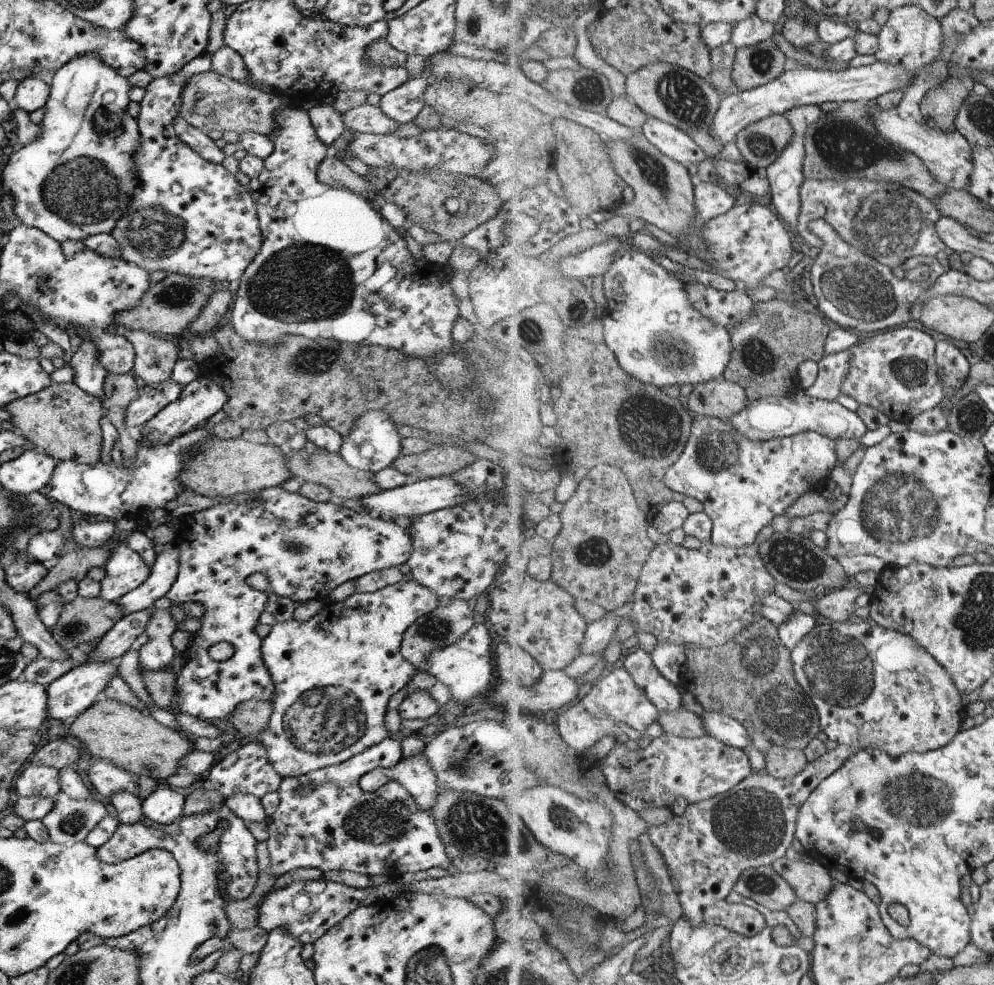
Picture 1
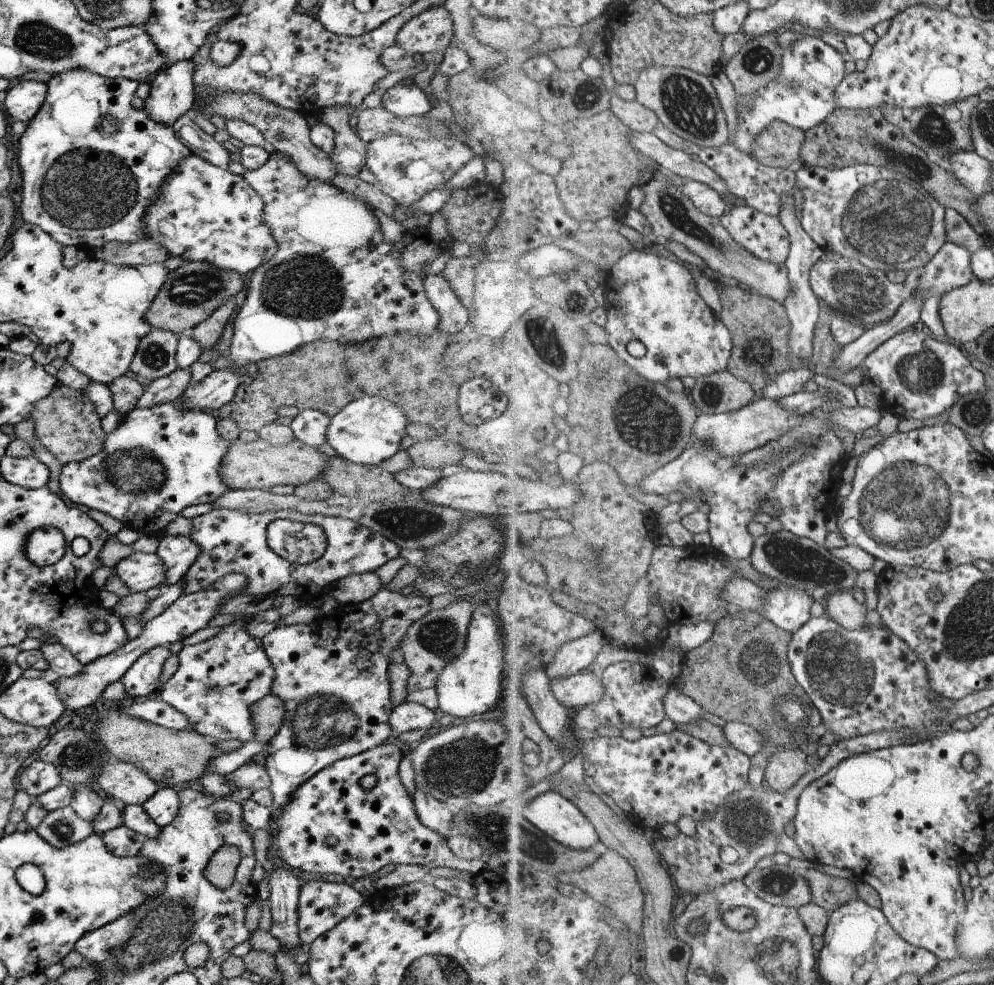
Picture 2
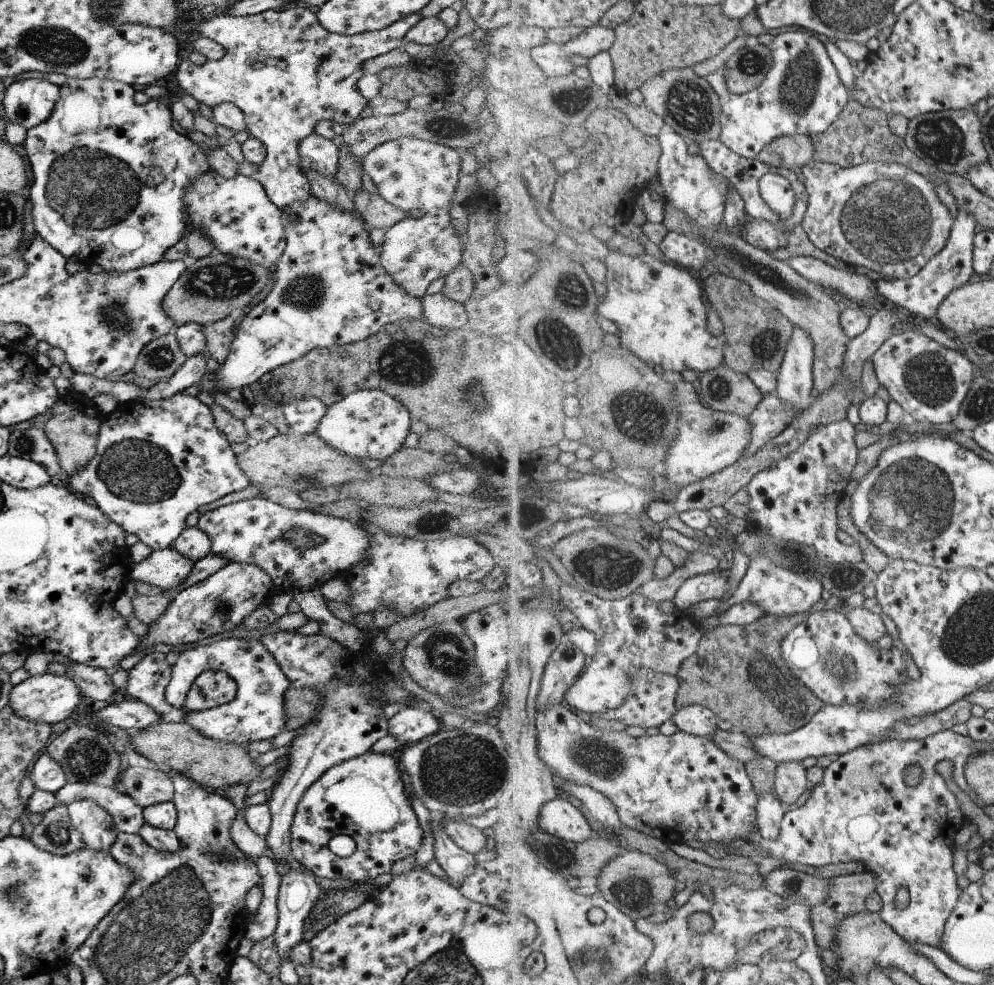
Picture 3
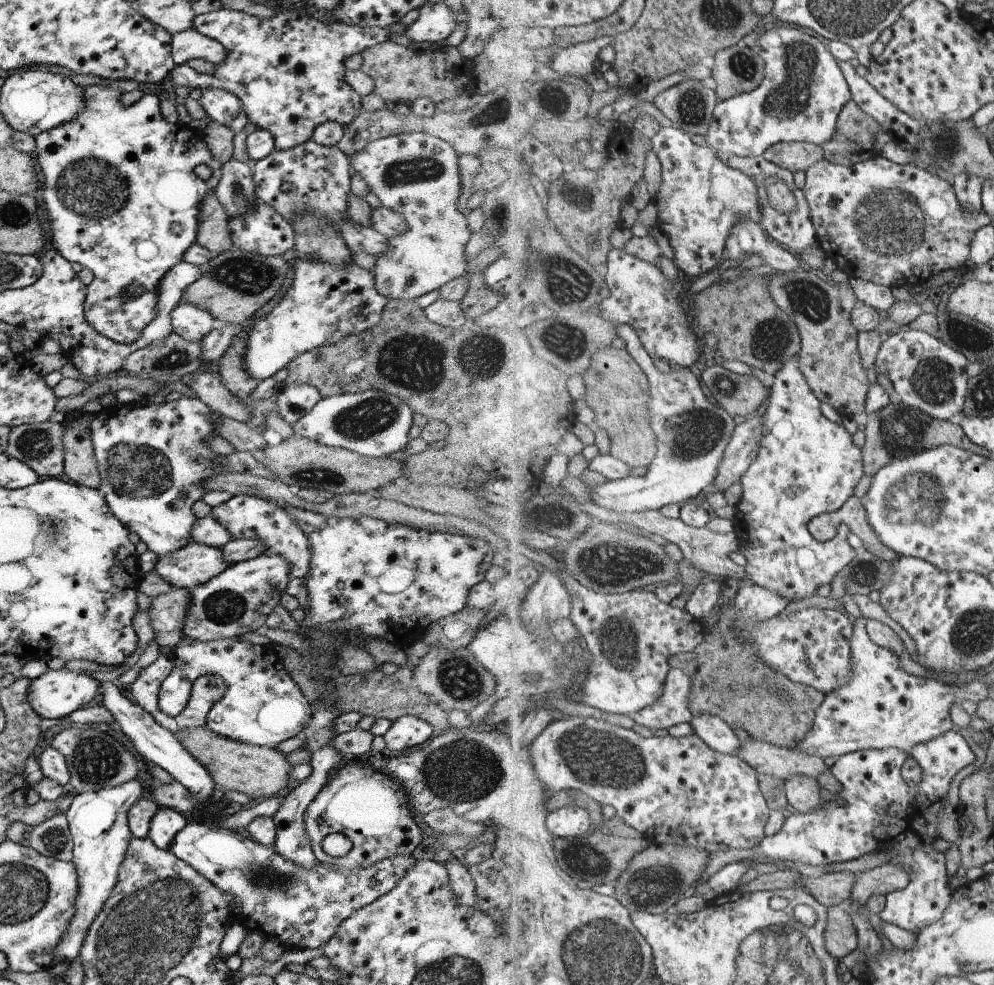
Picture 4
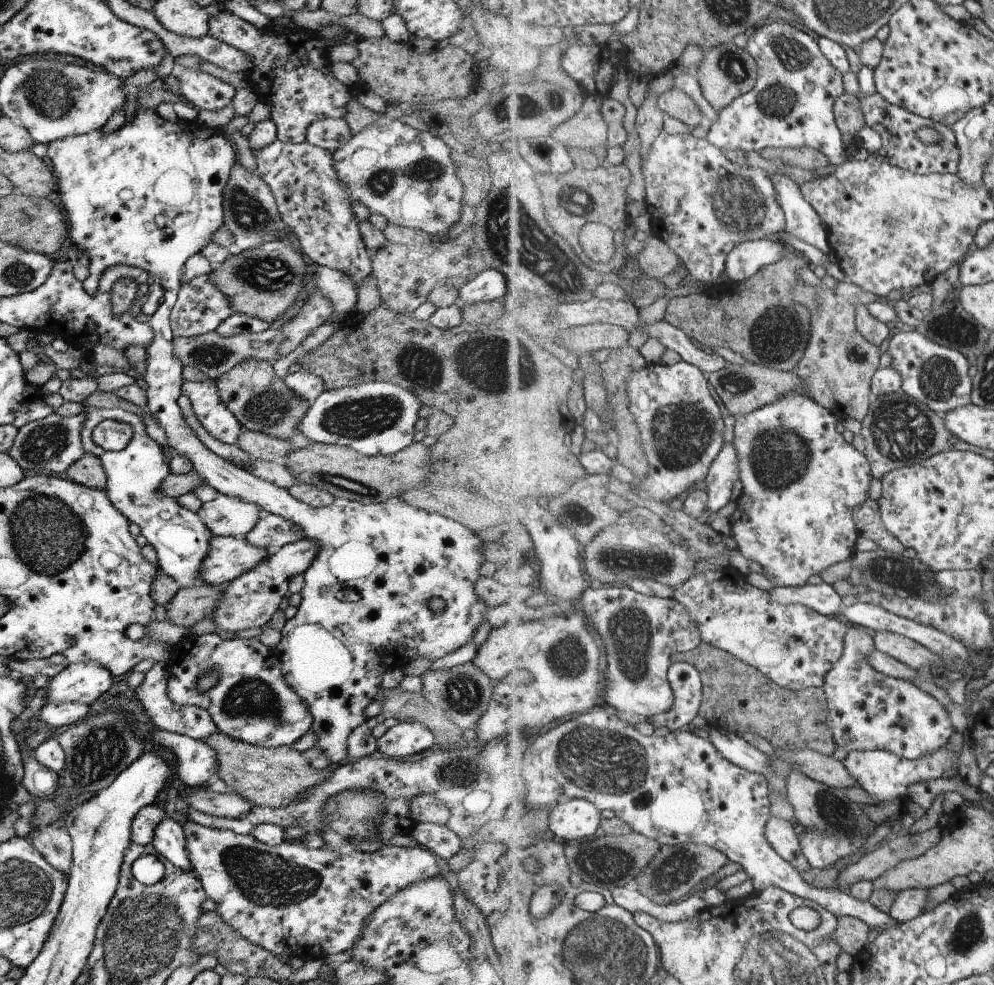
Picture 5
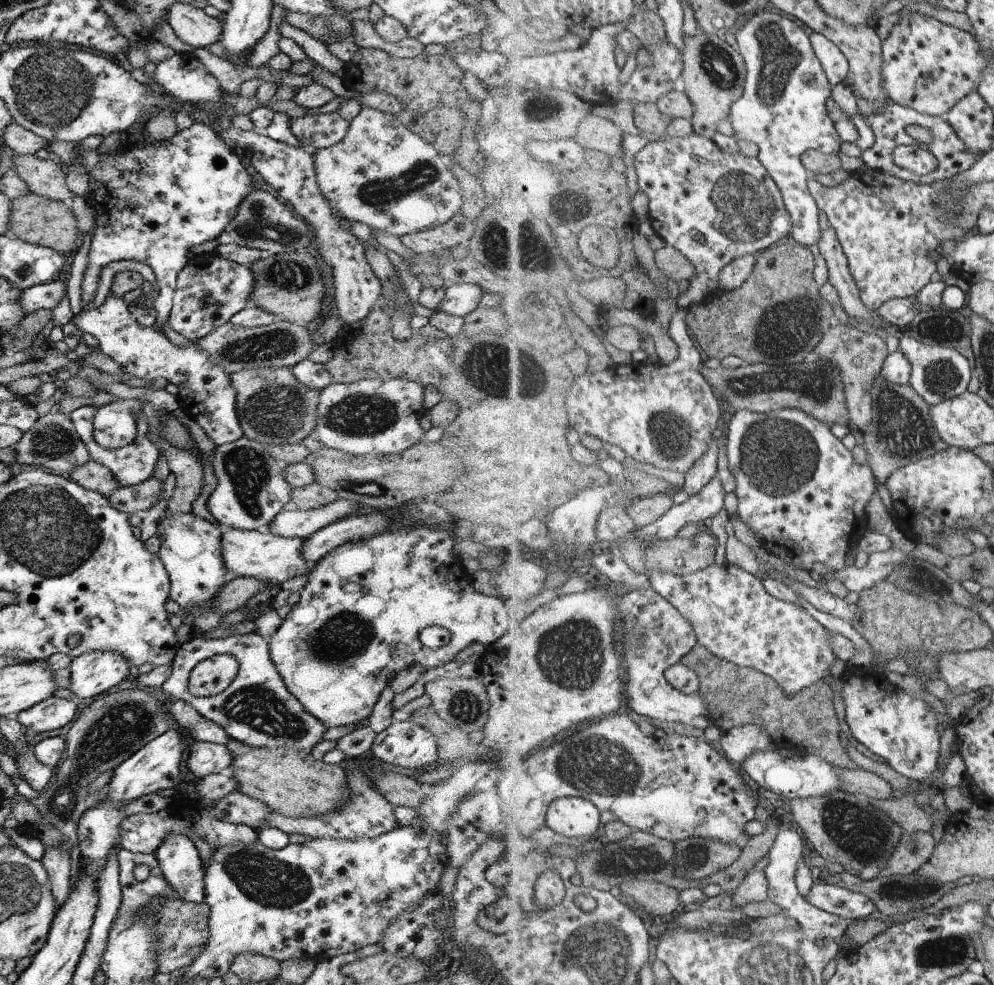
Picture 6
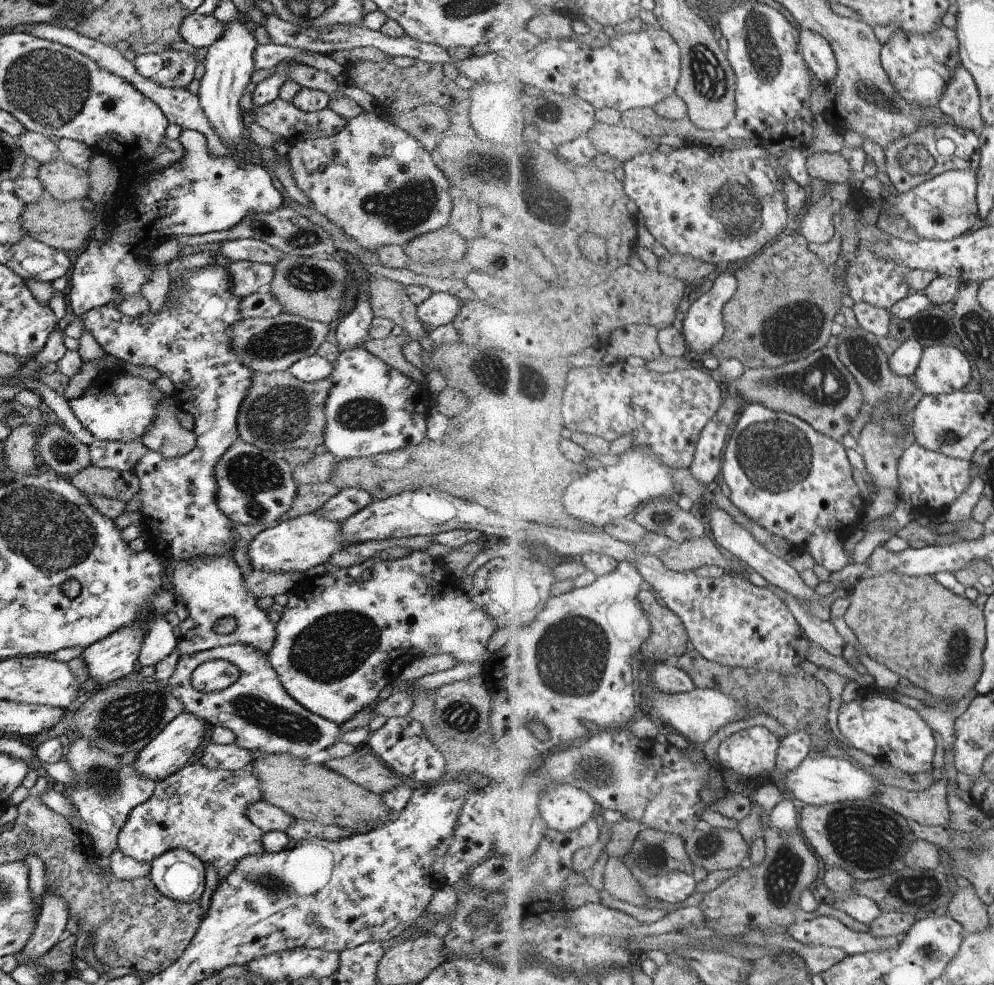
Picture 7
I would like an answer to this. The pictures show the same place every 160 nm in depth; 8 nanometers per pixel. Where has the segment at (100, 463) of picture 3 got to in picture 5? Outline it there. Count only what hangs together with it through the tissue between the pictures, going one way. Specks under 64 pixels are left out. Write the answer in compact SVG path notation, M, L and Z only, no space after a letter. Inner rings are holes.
M85 408L84 415L86 419L80 430L80 441L85 453L94 454L101 461L106 476L103 489L113 508L116 508L129 524L132 522L139 527L140 534L154 548L157 568L179 586L201 584L198 572L212 534L201 524L200 518L181 507L175 497L159 492L159 485L170 474L170 468L163 459L162 448L145 432L142 418L123 409ZM104 420L125 423L131 427L131 438L125 448L120 451L104 451L92 441L93 428Z

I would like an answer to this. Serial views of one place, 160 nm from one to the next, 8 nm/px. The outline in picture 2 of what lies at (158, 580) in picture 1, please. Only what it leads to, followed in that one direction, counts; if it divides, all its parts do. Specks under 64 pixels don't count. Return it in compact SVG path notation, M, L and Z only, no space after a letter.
M166 534L160 536L154 553L163 563L165 572L159 587L172 585L181 580L198 552L197 545L189 537Z

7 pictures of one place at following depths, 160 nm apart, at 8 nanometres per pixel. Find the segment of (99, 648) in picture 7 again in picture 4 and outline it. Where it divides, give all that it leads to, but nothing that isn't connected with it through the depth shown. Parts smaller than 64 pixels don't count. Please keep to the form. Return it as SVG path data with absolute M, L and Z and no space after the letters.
M64 668L56 671L48 669L45 673L29 681L26 699L33 712L40 718L63 718L81 708L82 704L93 700L93 697L98 694L98 684L84 672L80 673Z

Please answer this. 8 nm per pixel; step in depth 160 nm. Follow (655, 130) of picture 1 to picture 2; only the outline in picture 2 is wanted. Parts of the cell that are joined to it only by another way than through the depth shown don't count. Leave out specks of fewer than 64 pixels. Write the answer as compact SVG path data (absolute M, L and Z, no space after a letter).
M663 123L657 128L655 134L674 149L685 151L688 155L697 154L709 168L712 168L727 183L730 192L737 198L742 198L747 205L756 208L759 212L771 216L780 216L782 211L782 198L791 195L791 188L797 186L795 171L784 167L768 167L761 164L753 155L742 151L737 145L723 145L719 148L702 147L678 137Z

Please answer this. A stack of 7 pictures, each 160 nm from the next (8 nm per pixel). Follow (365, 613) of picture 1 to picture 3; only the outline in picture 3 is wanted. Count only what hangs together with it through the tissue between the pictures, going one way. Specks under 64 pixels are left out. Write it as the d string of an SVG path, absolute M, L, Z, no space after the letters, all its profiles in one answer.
M284 629L261 635L259 640L273 656L291 688L313 689L321 700L321 706L314 710L303 726L296 729L293 740L286 745L288 749L282 761L282 773L266 800L271 820L263 839L273 853L271 860L281 878L288 872L285 856L290 851L289 829L303 791L331 766L369 751L379 738L388 734L388 728L381 714L384 706L376 683L380 670L358 657L359 654L369 654L366 641L361 651L353 652L323 633L301 635Z

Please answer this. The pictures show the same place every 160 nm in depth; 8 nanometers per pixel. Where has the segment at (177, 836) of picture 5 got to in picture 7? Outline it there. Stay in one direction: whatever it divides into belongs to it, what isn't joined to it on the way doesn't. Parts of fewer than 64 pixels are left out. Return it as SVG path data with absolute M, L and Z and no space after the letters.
M174 848L150 862L148 877L154 887L177 902L198 902L203 894L203 863L191 852Z

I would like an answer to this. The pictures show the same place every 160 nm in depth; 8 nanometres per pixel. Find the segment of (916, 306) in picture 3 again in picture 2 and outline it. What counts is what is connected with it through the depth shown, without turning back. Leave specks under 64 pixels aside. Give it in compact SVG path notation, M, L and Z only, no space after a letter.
M948 241L945 246L933 257L933 260L924 267L923 276L920 278L920 285L915 295L923 293L926 296L924 307L922 308L921 326L935 336L938 341L947 343L948 334L945 330L941 315L940 302L942 296L949 291L968 285L973 278L972 252L964 246L953 241Z

